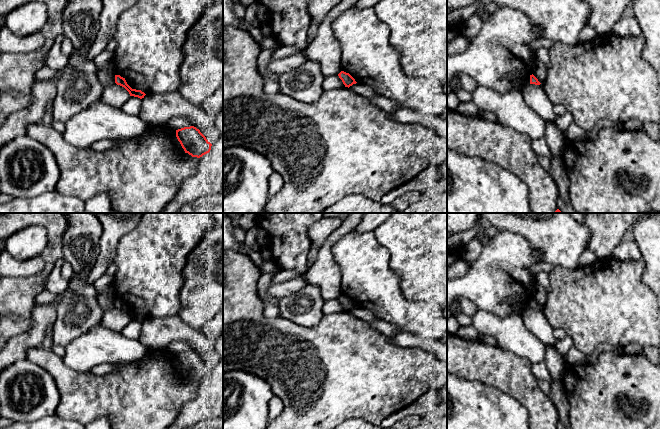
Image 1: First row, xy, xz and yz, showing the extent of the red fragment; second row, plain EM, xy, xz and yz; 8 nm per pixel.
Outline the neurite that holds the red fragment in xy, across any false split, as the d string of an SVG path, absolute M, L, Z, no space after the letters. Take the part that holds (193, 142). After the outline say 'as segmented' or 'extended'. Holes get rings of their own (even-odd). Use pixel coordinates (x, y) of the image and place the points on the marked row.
M194 126L176 130L176 137L185 153L188 153L192 157L200 158L211 150L212 144Z; as segmented

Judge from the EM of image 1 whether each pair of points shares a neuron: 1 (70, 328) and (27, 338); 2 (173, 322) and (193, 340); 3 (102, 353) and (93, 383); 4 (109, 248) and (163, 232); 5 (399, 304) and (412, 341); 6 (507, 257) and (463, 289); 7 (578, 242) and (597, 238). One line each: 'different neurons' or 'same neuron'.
1: different neurons
2: same neuron
3: different neurons
4: different neurons
5: different neurons
6: same neuron
7: different neurons

